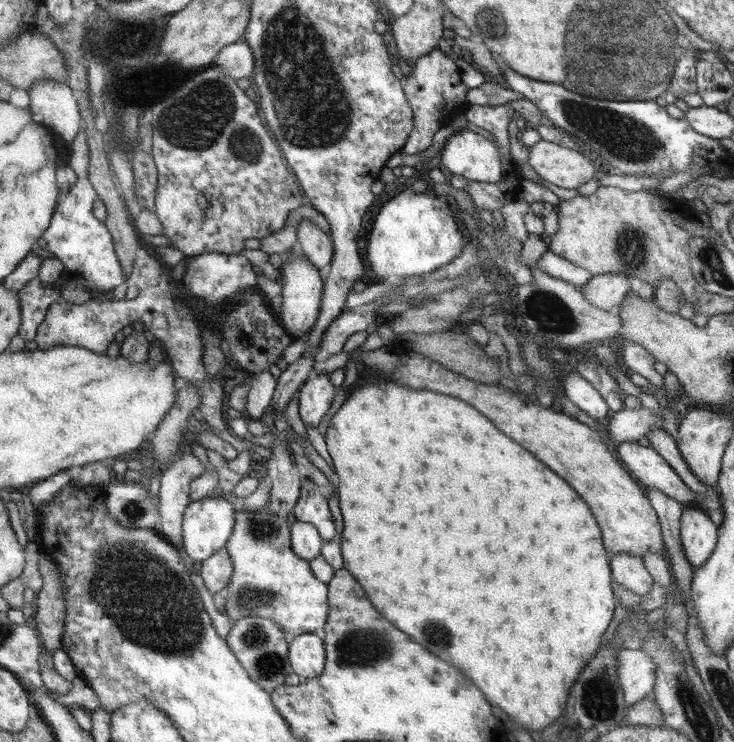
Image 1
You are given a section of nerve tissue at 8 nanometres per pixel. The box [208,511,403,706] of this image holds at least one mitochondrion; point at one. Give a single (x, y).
(362, 647)

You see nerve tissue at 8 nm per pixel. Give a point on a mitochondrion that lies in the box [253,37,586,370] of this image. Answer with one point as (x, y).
(549, 311)

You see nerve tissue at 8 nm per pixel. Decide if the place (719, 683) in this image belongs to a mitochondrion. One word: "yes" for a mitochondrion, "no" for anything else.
yes

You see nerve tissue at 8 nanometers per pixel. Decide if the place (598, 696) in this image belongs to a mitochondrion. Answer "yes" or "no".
yes

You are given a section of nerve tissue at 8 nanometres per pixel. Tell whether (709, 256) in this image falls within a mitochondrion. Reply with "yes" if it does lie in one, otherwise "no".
yes

